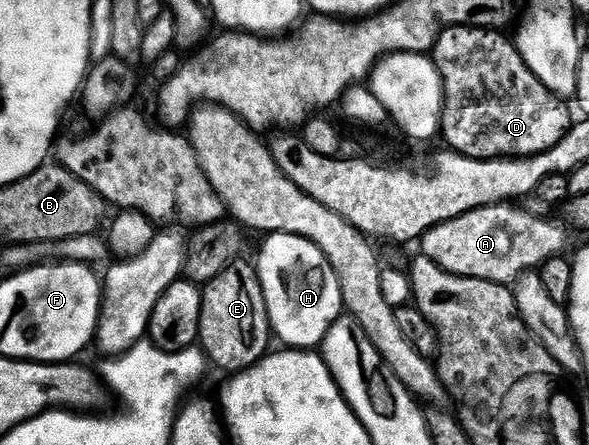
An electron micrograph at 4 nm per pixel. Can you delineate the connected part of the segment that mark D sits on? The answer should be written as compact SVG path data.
M447 28L439 36L433 49L433 59L442 72L448 89L453 86L453 76L469 76L479 72L479 76L493 78L493 90L483 90L481 108L467 108L460 103L457 108L459 121L451 136L450 147L474 160L497 160L500 158L522 158L547 152L566 138L573 127L571 112L564 101L542 84L533 74L519 52L516 41L510 40L502 31L479 28L479 50L475 50L475 28Z

